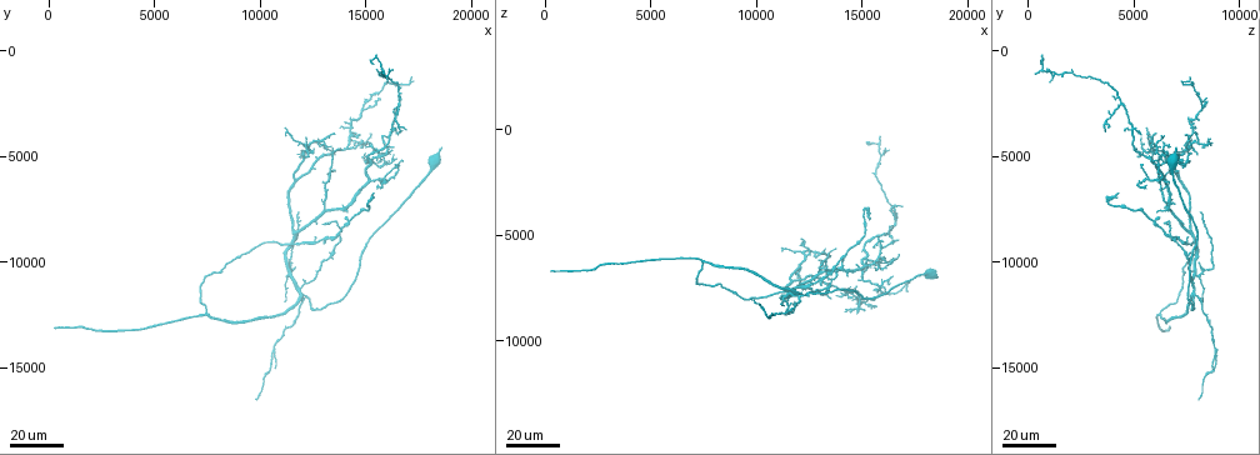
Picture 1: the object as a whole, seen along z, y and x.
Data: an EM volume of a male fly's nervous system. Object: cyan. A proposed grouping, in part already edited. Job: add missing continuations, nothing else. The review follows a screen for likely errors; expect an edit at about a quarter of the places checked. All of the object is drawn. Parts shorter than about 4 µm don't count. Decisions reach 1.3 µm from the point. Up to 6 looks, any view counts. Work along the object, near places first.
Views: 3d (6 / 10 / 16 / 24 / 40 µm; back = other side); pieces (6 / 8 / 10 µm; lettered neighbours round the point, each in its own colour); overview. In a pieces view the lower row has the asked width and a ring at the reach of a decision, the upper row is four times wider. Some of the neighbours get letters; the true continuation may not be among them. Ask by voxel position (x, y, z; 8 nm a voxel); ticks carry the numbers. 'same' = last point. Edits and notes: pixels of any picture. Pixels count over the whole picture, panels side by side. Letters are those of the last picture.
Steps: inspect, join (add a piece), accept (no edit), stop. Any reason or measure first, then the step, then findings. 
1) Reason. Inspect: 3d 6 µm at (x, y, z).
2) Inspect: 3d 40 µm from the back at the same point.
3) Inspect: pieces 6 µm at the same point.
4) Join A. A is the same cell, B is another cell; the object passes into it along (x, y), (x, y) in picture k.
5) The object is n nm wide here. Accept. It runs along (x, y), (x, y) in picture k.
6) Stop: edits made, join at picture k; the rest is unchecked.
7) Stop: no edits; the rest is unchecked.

Branch stops here. Inspect: 3d 24 µm at (18600, 4500, 7000).

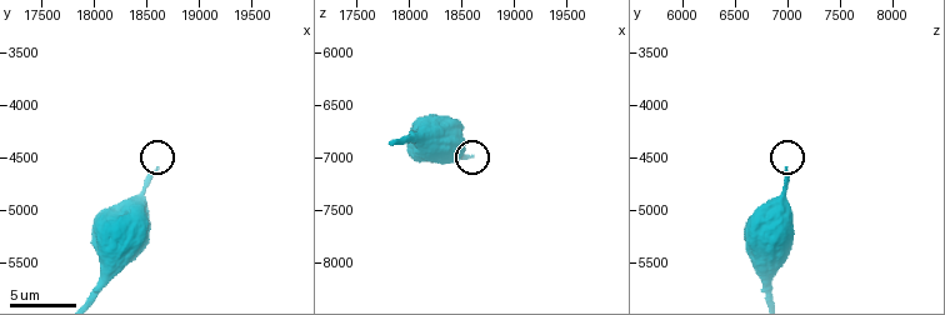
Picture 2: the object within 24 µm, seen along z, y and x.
Inspect: pieces 10 µm at (18620, 4620, 6980).

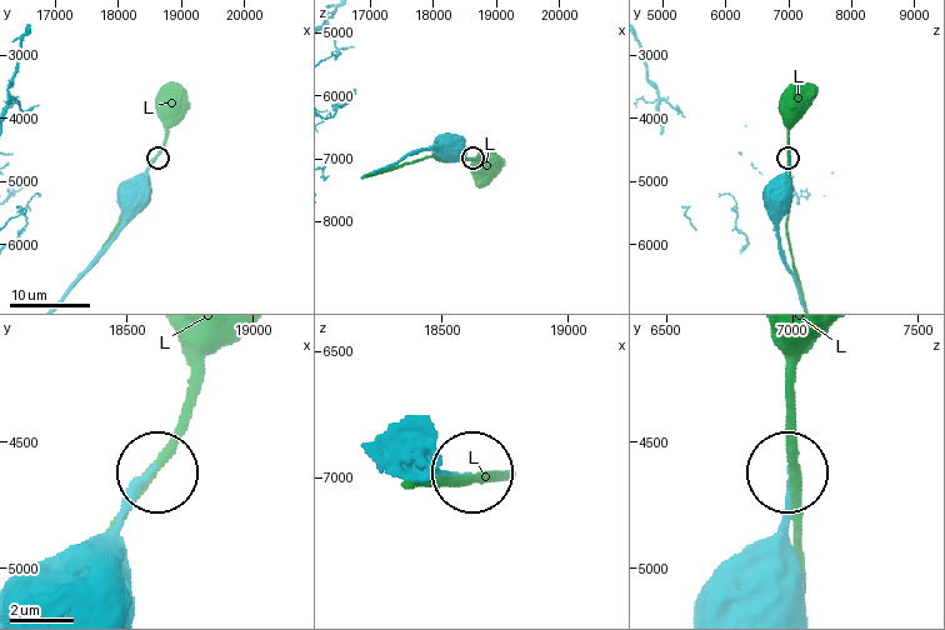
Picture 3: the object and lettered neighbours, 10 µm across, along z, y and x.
Accept. L is another cell; no lettered piece goes on from it.

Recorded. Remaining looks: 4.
Inspect: 3d 40 µm at (12100, 5000, 5200).

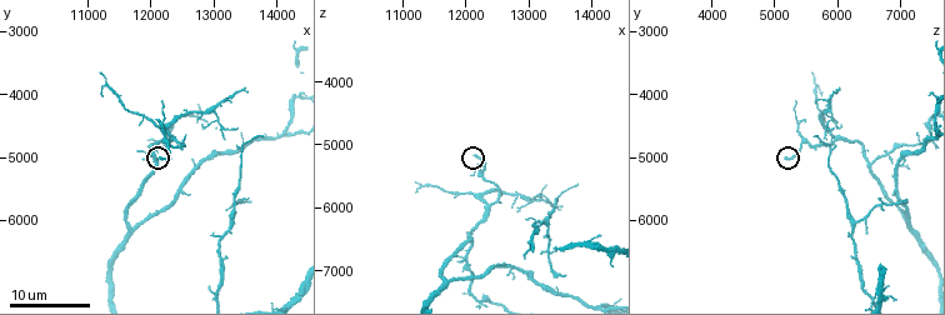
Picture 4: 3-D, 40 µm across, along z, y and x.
What lies round it. Inspect: pieces 6 µm at (12150, 5050, 5200).

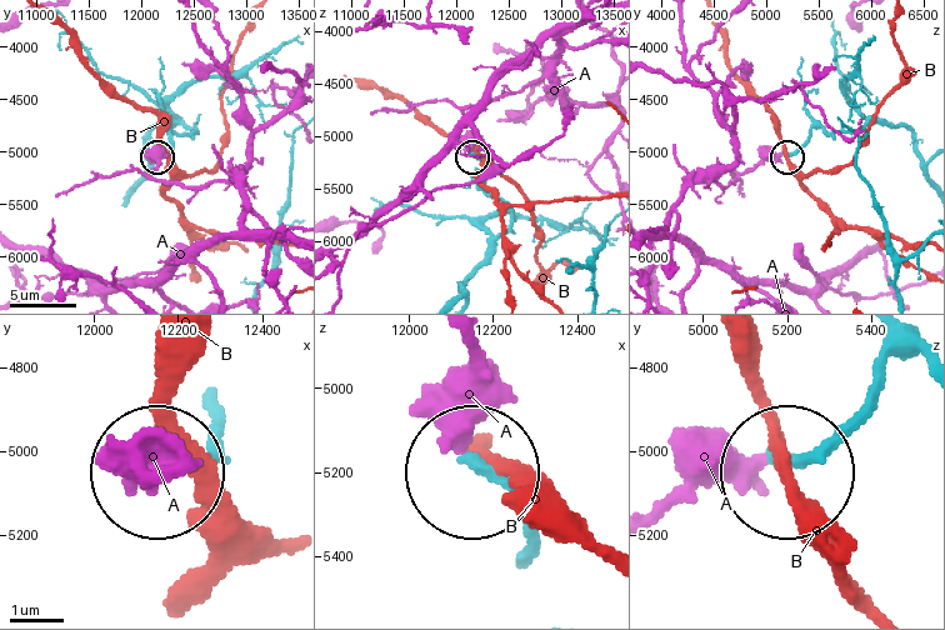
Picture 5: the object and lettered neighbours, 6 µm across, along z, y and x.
Accept. A and B are other cells; none of them fits.

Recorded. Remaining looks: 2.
Inspect: 3d 40 µm at (400, 13100, 6700).

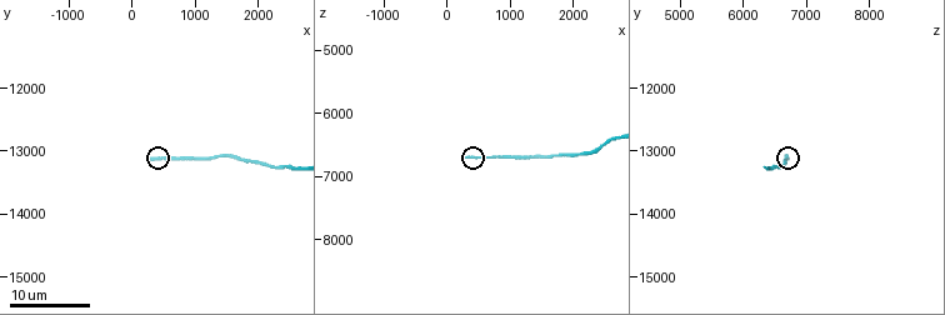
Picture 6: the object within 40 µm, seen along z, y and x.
See the neighbours. Inspect: pieces 6 µm at (250, 13150, 6750).

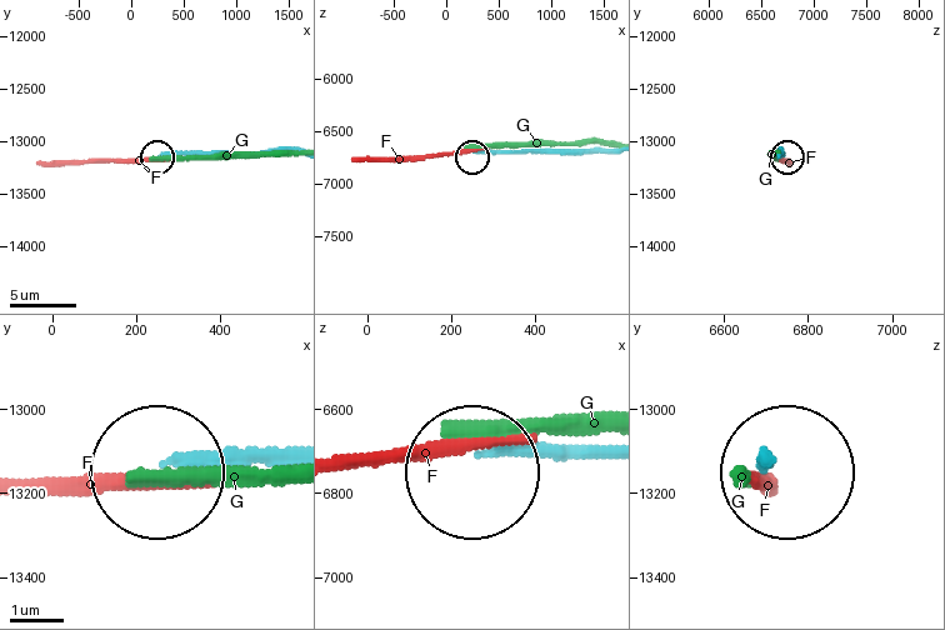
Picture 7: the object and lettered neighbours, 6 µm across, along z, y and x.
Accept. F and G are other cells; none of them fits.

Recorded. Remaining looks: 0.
Stop: no edits; the rest is unchecked.

